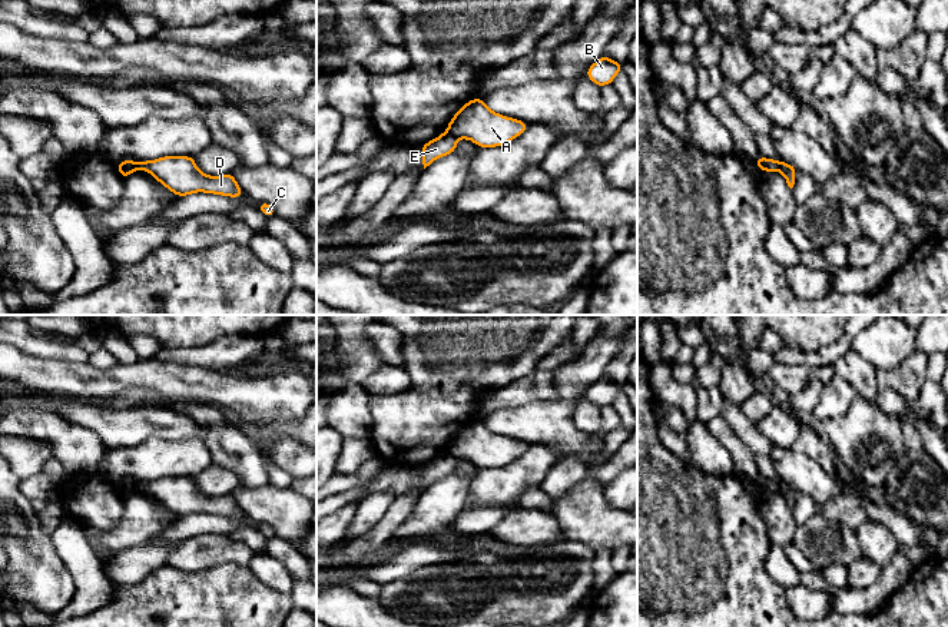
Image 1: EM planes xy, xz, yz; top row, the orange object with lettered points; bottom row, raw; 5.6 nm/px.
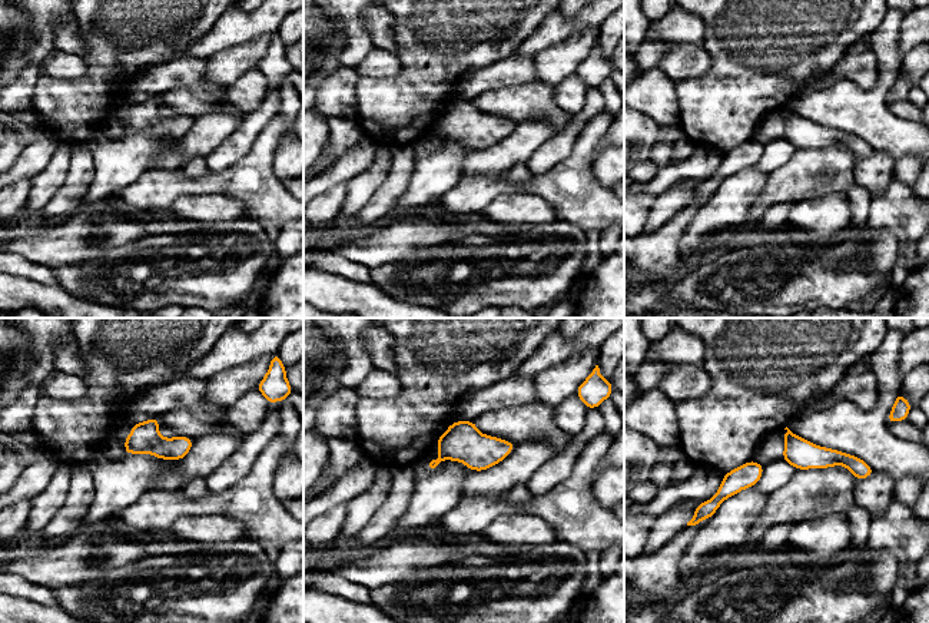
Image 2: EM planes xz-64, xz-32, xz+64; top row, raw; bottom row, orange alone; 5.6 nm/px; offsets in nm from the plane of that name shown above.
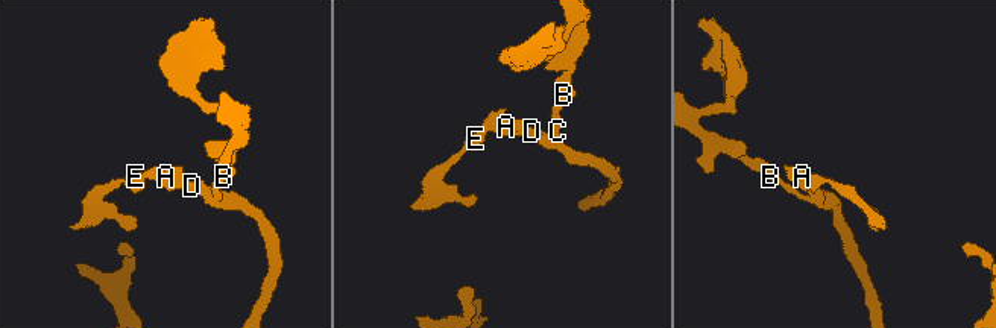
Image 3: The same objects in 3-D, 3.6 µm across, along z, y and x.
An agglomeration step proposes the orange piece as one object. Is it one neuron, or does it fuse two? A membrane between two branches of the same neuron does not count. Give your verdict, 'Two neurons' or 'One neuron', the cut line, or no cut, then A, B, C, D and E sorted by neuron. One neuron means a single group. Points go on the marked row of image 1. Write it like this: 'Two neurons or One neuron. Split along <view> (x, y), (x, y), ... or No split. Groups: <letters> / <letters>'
Two neurons. Split along xz (447, 130), (457, 138). Groups: A B C D / E

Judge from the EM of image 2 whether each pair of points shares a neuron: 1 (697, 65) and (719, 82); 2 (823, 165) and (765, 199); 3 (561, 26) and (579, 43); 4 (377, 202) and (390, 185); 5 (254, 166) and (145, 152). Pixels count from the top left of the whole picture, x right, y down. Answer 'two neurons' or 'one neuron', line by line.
1: two neurons
2: one neuron
3: two neurons
4: one neuron
5: two neurons

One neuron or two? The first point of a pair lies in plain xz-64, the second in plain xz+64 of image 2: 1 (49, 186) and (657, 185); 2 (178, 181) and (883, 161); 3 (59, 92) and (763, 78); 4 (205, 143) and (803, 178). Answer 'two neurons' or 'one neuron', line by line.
1: two neurons
2: two neurons
3: one neuron
4: one neuron

